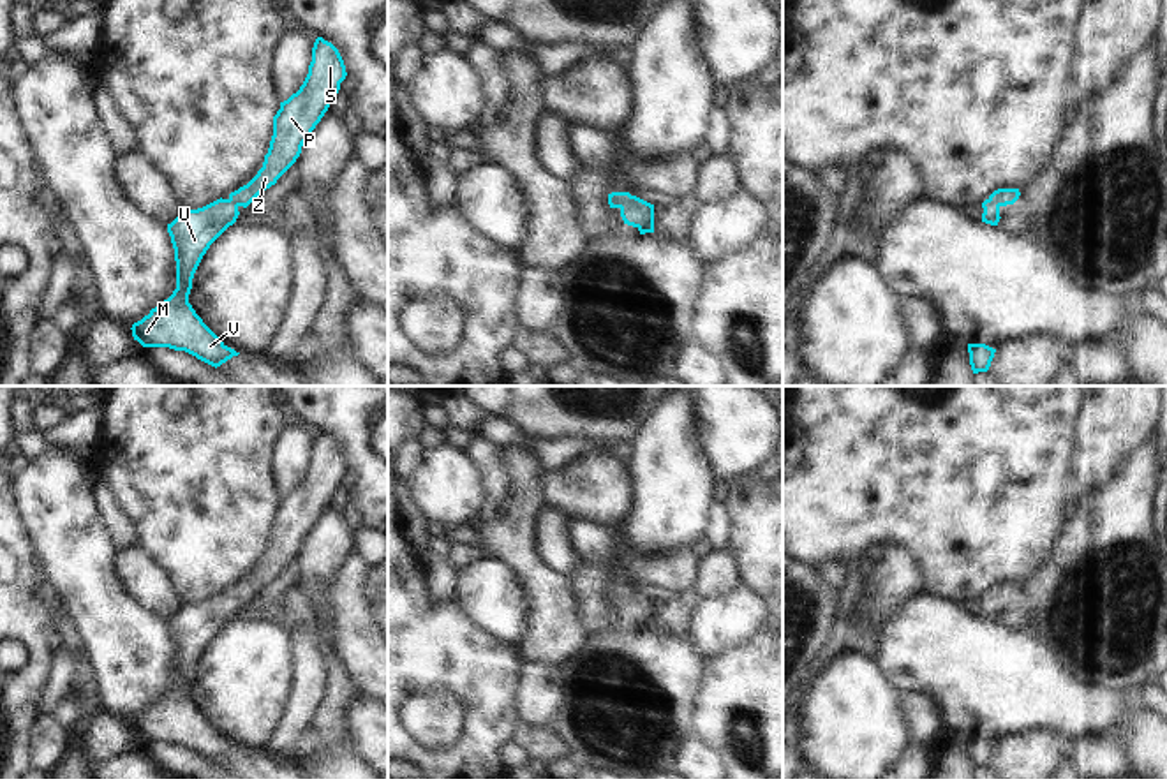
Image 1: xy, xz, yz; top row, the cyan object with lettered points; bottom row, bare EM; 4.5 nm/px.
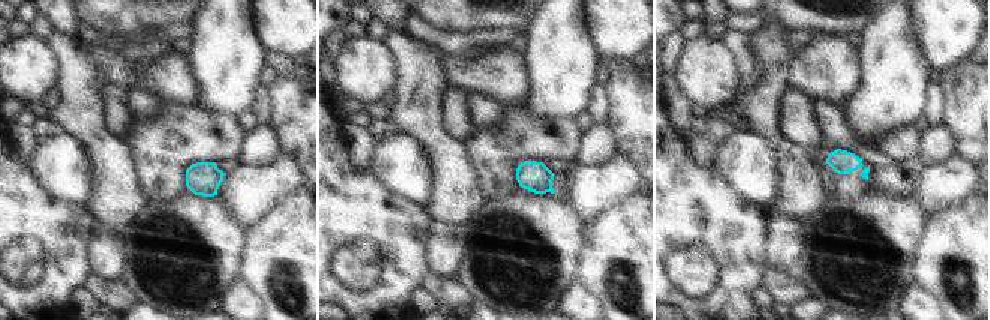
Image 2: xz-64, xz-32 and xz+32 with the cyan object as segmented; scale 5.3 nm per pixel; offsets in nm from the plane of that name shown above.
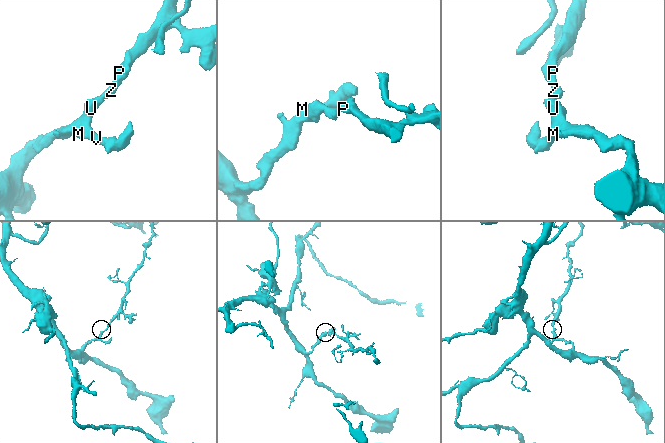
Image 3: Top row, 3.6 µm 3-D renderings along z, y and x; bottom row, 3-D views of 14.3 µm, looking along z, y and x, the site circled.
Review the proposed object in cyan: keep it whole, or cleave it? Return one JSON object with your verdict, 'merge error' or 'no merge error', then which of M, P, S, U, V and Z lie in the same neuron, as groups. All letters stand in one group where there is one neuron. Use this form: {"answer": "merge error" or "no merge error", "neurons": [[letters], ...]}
{"answer": "no merge error", "neurons": [["M", "P", "S", "U", "V", "Z"]]}

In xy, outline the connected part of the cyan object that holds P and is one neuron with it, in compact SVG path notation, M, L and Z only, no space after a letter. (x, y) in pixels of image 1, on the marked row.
M317 37L303 85L280 102L273 116L273 136L257 174L227 199L220 197L197 210L182 210L167 224L176 261L176 289L132 324L132 337L143 347L185 351L215 368L240 354L227 347L189 303L194 273L210 245L236 222L238 208L247 208L296 162L303 143L328 111L346 76L338 49Z

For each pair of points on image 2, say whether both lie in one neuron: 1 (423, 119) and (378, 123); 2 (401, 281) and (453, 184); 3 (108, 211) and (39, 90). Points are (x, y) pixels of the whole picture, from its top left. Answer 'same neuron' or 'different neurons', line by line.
1: different neurons
2: different neurons
3: different neurons

